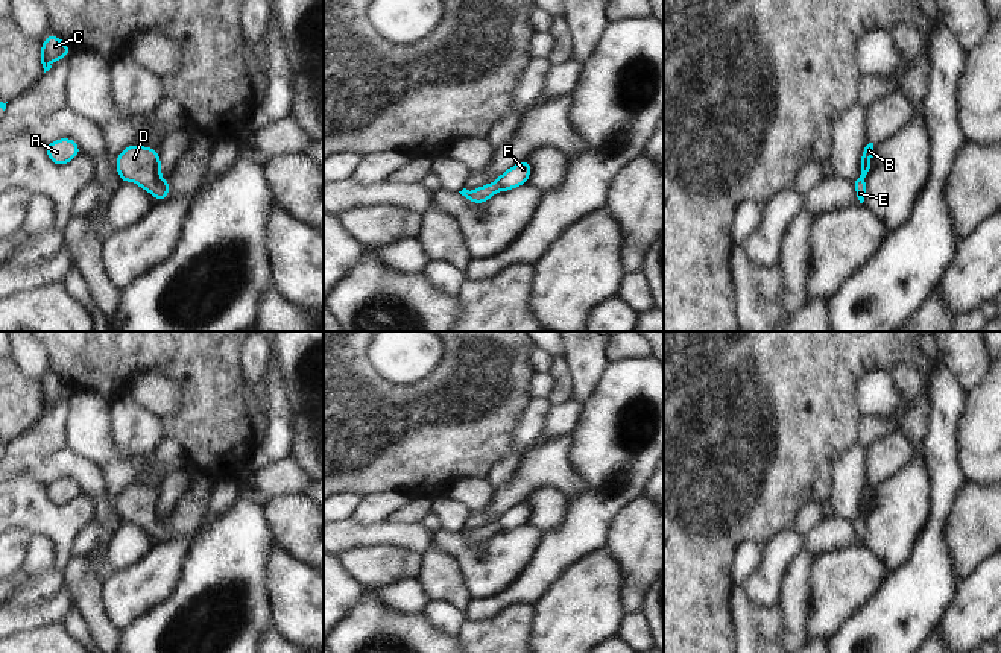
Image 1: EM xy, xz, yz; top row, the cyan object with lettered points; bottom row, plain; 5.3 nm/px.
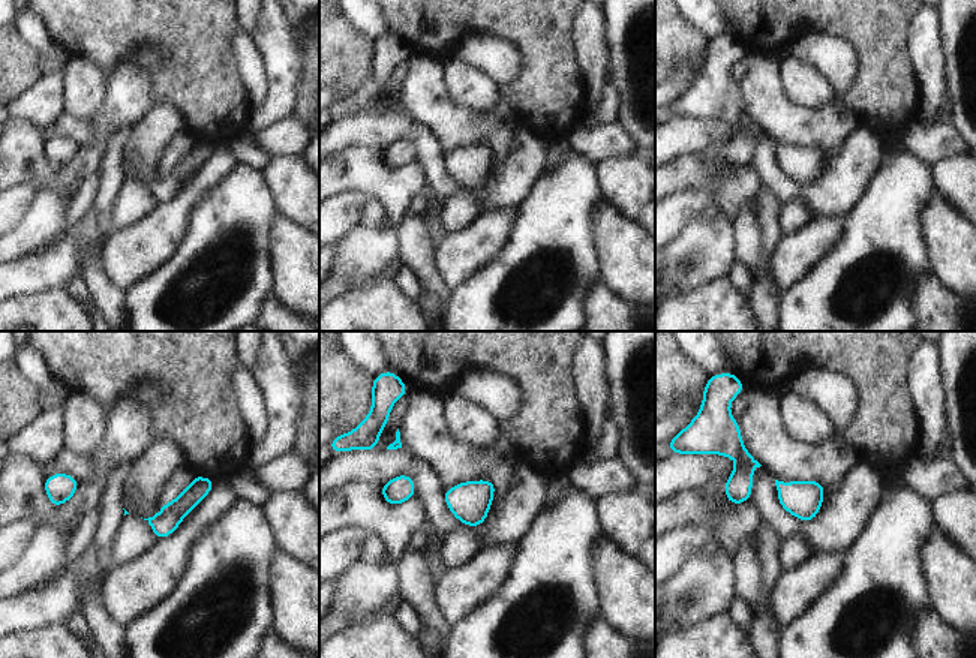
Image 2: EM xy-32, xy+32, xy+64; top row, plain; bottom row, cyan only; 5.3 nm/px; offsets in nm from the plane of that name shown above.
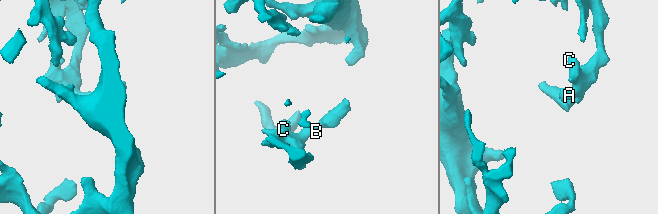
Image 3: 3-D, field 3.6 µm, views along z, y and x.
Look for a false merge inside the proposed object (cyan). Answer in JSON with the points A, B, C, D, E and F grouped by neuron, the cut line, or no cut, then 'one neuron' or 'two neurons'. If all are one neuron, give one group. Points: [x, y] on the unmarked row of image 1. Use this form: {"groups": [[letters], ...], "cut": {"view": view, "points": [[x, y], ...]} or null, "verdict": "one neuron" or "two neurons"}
{"groups": [["A", "B", "C", "D", "E", "F"]], "cut": null, "verdict": "one neuron"}

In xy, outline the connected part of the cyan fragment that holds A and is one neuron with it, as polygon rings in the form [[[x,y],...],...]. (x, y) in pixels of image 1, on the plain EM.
[[[64,477],[64,478],[49,483],[44,487],[44,491],[47,494],[47,498],[58,507],[68,504],[77,495],[81,495],[79,484],[68,477]]]

